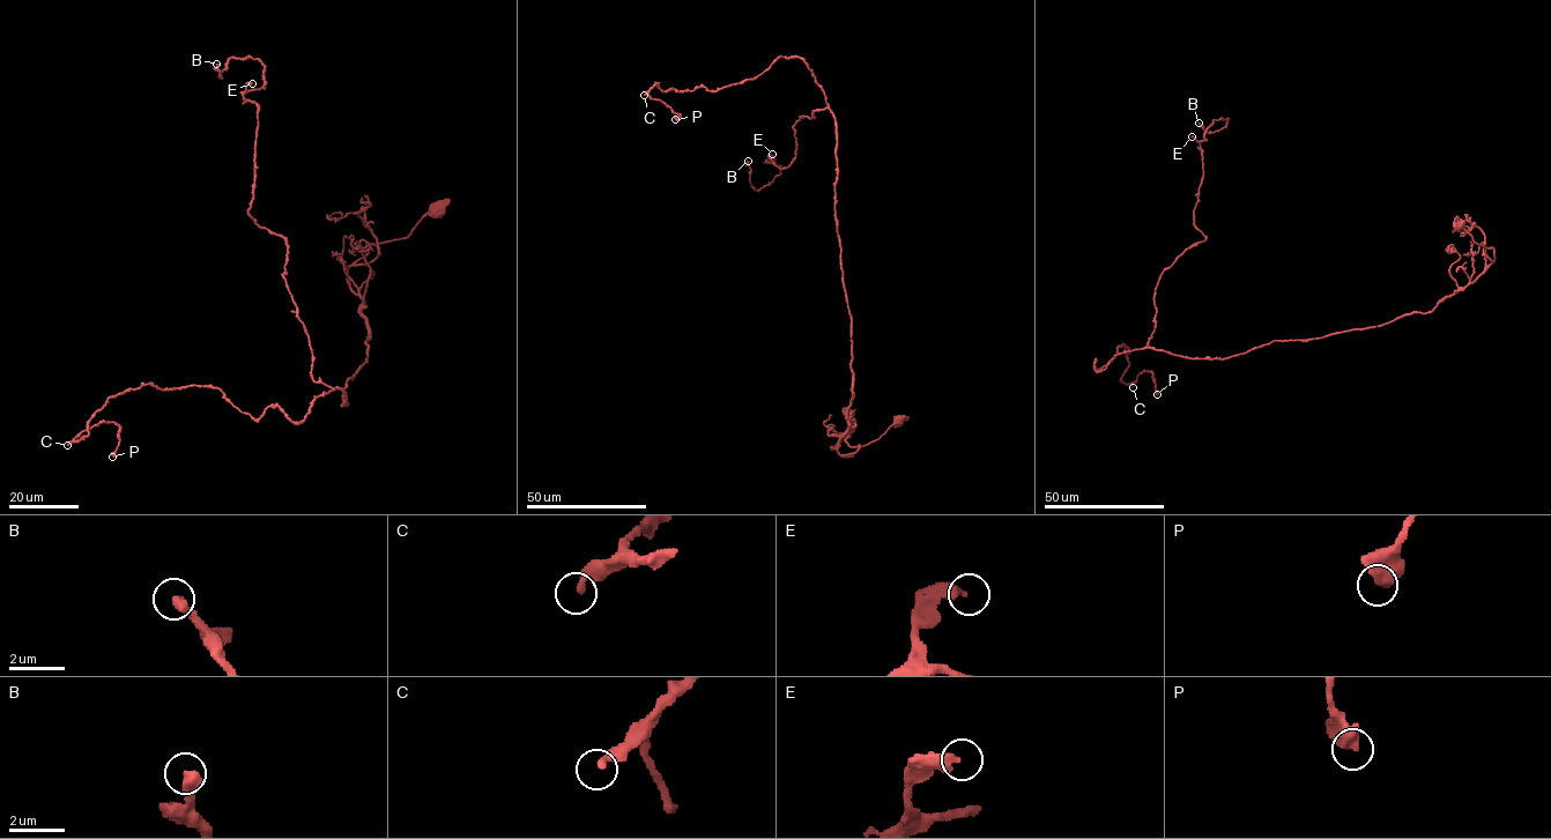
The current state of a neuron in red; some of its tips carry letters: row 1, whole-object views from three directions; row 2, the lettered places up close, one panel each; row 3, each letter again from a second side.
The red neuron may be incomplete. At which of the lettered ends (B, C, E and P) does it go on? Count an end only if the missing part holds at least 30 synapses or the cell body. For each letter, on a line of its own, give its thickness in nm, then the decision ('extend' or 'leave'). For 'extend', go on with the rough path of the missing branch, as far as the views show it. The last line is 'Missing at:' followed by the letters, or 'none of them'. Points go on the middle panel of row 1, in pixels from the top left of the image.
B: 420 nm | leave
C: 280 nm | leave
E: 400 nm | leave
P: 550 nm | leave
Missing at: none of them

